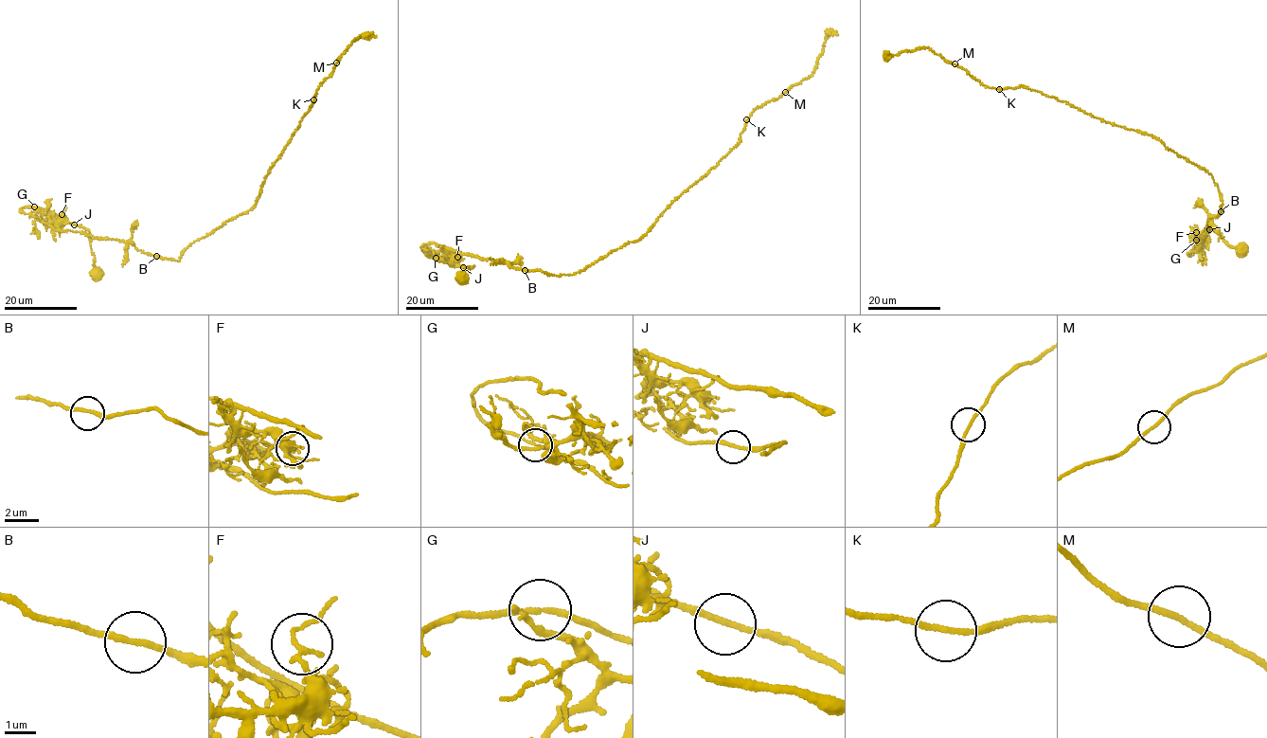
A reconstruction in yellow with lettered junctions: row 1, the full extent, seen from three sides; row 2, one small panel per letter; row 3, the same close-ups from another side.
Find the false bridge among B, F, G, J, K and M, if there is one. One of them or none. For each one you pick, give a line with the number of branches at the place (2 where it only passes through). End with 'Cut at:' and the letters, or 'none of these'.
Cut at: none of these

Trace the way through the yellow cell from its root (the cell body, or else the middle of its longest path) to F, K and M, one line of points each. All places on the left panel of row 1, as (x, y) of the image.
F: (244, 213), (191, 242), (177, 260), (144, 253), (123, 241), (58, 230), (62, 214)
K: (244, 213), (254, 207), (265, 176), (313, 99)
M: (244, 213), (254, 207), (265, 176), (336, 62)

